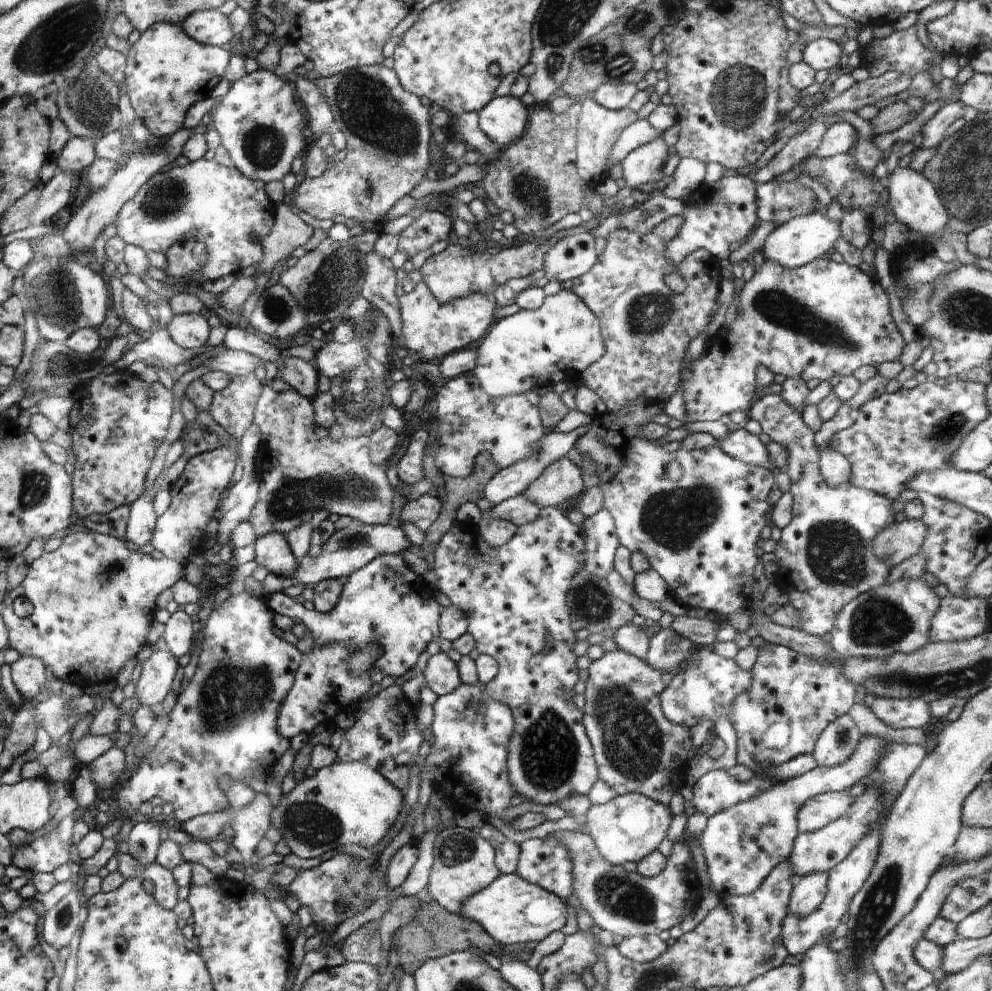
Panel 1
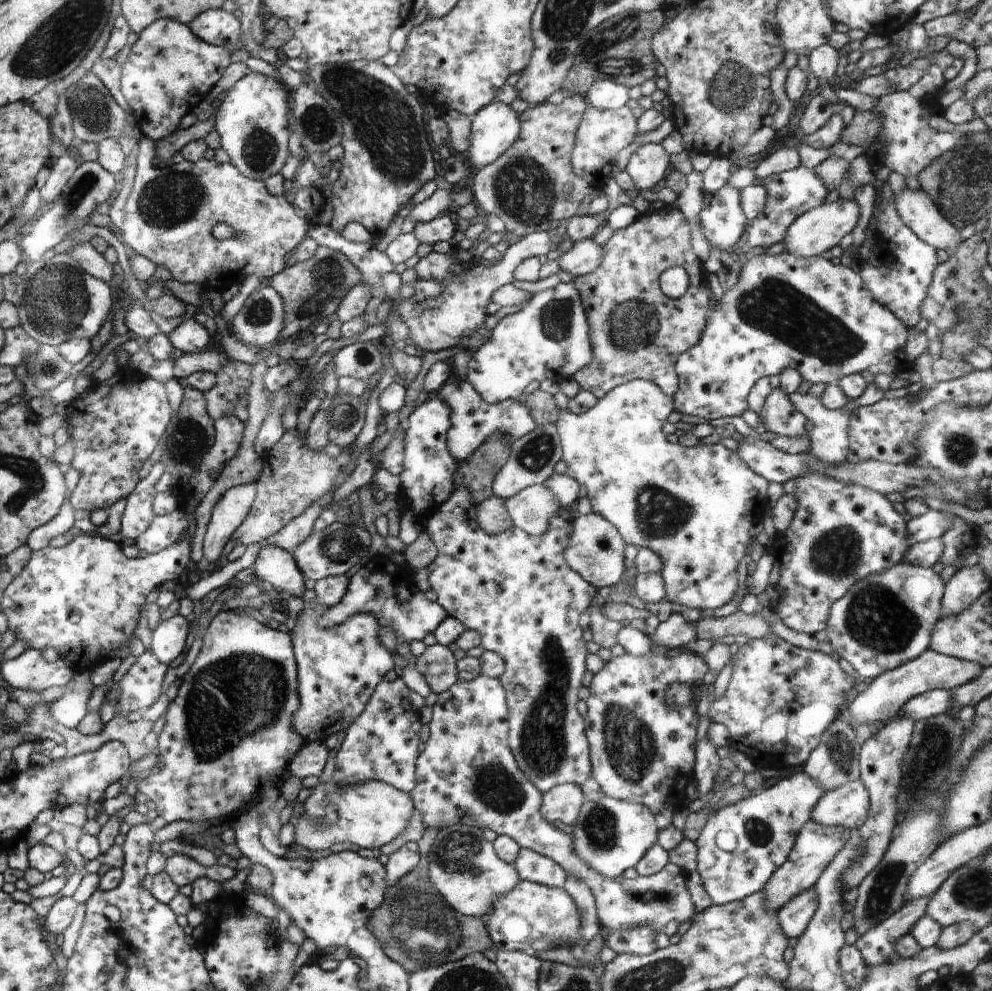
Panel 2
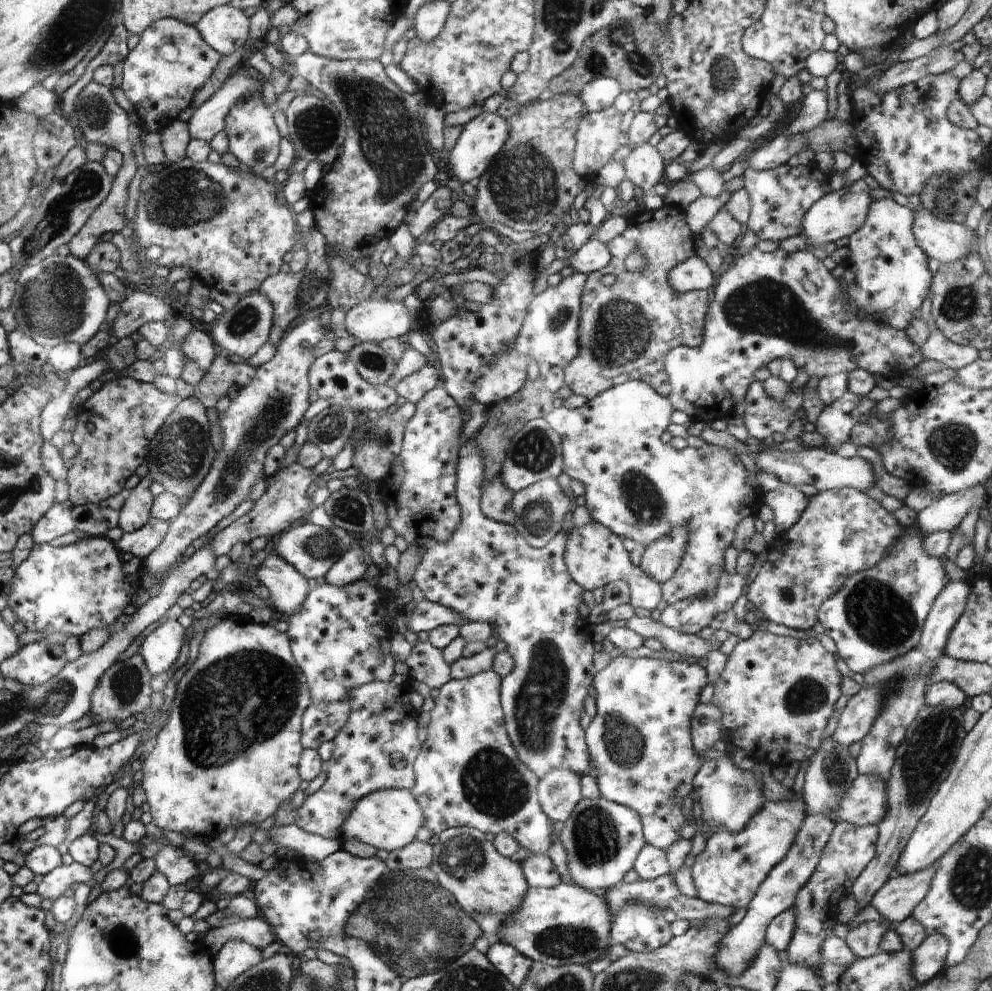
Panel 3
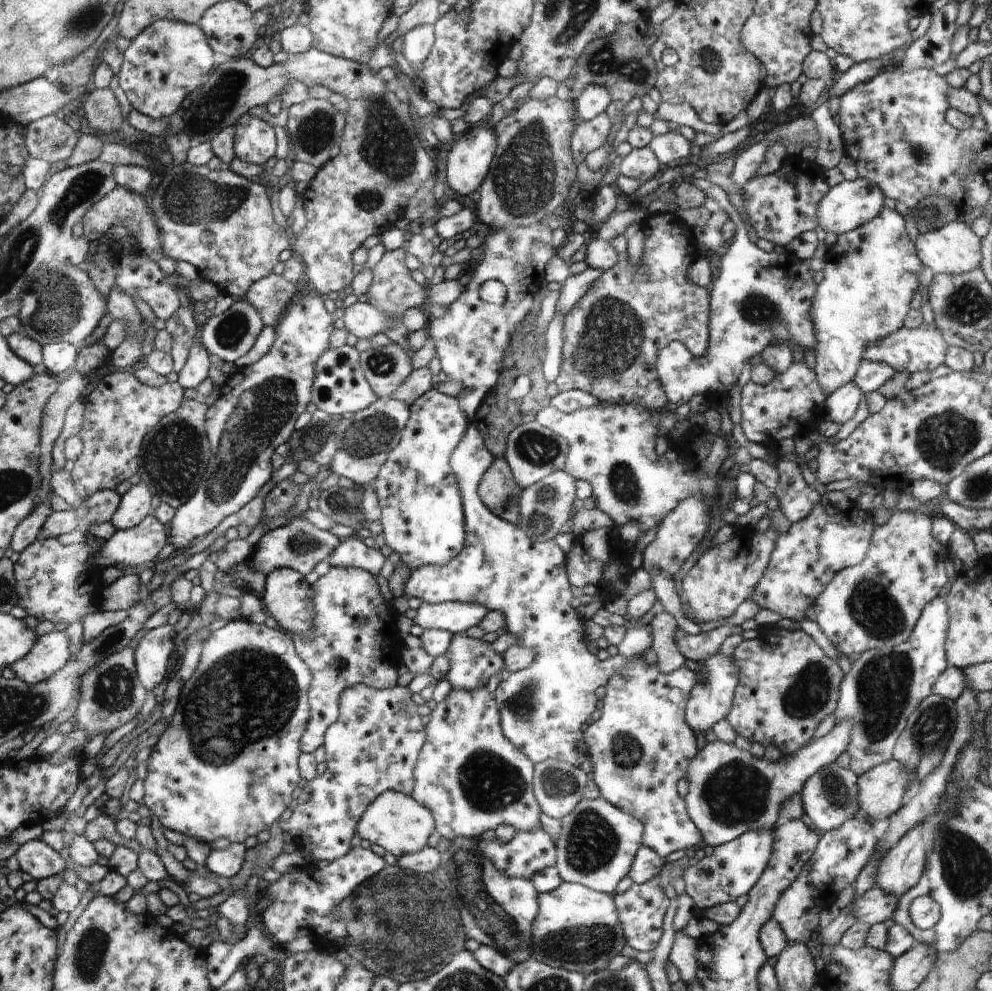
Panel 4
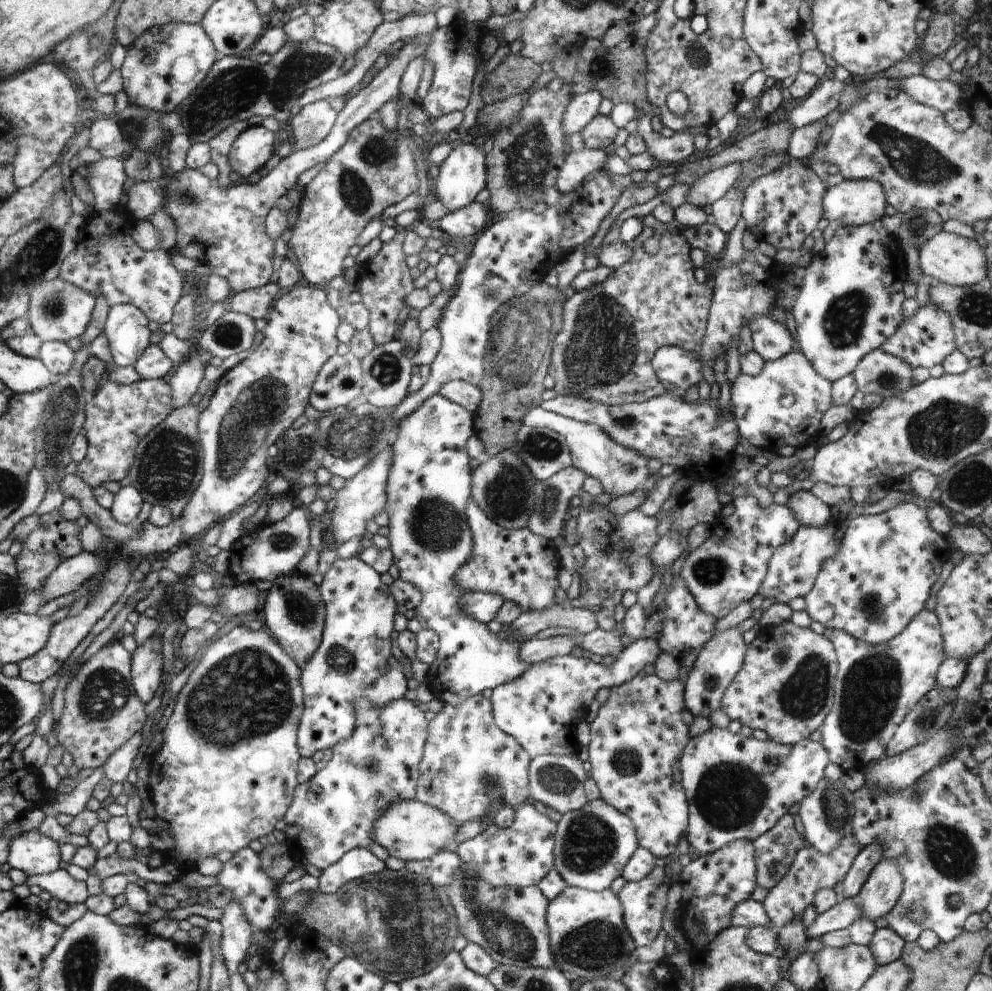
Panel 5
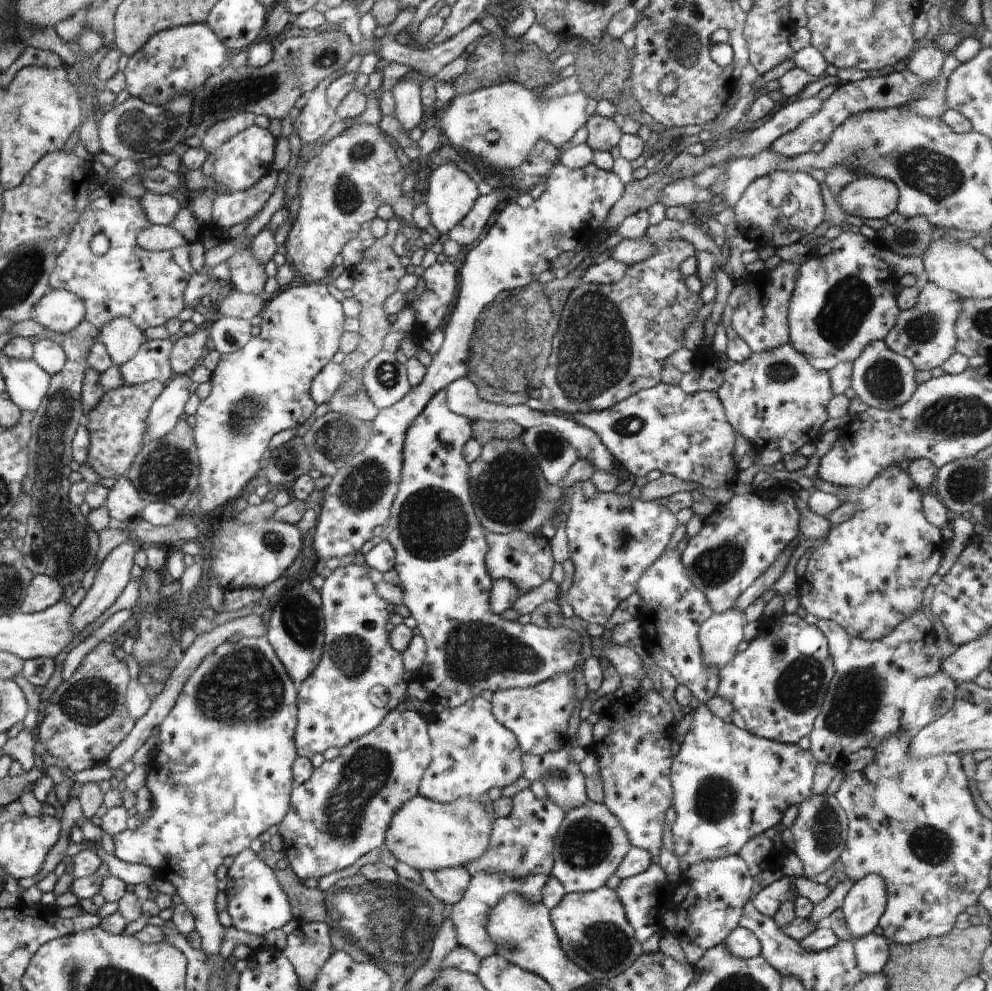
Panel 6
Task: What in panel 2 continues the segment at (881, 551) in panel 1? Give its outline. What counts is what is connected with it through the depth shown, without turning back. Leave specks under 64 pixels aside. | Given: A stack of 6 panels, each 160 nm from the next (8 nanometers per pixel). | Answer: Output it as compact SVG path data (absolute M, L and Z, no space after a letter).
M929 509L926 514L913 517L907 523L908 542L910 545L914 545L918 542L941 538L950 526L952 526L952 520L948 513Z

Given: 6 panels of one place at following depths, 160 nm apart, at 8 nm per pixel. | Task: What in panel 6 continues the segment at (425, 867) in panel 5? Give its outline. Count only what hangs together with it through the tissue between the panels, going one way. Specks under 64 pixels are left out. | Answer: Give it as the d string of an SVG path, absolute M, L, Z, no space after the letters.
M460 865L437 871L424 869L419 873L424 886L444 904L457 903L463 897L471 879L471 874Z

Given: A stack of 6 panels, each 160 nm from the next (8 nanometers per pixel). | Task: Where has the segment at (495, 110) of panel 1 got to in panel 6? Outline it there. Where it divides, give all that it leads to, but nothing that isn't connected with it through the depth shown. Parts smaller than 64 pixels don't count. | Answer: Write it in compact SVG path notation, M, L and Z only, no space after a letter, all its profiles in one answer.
M455 161L443 162L438 168L430 172L428 180L425 203L428 205L430 220L438 232L444 234L470 212L479 195L477 185Z

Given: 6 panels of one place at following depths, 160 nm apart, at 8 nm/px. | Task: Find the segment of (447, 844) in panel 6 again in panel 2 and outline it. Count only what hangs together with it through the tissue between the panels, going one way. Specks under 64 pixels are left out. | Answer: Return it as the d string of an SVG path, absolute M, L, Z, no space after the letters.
M326 780L324 784L318 783L301 804L302 812L298 816L294 814L294 805L287 805L281 814L283 823L292 820L294 824L294 843L310 852L328 850L341 842L359 846L360 849L380 849L404 832L415 810L409 793L378 780L340 786Z

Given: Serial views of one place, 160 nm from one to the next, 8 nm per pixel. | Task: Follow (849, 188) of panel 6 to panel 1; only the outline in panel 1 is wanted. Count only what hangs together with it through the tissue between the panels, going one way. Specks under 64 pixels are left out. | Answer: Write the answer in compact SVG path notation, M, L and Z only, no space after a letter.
M810 212L804 216L796 216L785 224L778 225L778 228L772 231L768 240L764 242L764 259L772 260L777 264L782 264L787 268L799 268L801 265L809 264L834 247L838 239L841 238L840 222L834 222L825 214L819 212Z

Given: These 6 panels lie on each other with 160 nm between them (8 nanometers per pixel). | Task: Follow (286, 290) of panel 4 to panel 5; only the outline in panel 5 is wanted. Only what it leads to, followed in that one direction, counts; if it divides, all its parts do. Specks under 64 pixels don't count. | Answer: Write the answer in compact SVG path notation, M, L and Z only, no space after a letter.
M268 283L264 286L232 293L226 300L226 308L230 311L247 314L250 318L267 318L268 312L272 310L280 292L280 284Z

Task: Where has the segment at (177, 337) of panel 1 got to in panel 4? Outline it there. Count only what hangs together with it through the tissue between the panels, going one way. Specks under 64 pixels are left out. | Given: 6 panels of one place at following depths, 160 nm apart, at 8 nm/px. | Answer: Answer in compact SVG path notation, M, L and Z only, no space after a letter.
M197 342L190 348L188 359L178 372L177 383L183 389L196 389L207 377L210 370L210 356Z

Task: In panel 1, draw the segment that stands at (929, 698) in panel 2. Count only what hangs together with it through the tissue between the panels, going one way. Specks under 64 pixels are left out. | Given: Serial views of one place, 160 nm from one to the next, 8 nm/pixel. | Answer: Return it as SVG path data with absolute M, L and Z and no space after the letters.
M875 697L869 707L874 715L894 729L922 728L932 718L930 703L924 698L879 698Z

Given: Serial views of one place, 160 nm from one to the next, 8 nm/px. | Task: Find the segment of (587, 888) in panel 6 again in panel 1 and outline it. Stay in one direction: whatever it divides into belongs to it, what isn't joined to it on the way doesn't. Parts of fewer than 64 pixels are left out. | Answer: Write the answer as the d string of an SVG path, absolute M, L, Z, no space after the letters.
M642 794L617 795L604 805L591 804L585 817L585 832L596 844L602 858L612 866L640 862L655 852L668 834L673 814L669 806L654 802Z

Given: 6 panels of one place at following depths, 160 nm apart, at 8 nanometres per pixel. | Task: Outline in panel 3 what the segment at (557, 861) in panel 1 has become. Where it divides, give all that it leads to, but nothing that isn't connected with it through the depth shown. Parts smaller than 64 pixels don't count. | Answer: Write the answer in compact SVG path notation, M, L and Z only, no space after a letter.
M532 853L520 862L521 870L530 888L554 888L563 883L560 872L544 853Z

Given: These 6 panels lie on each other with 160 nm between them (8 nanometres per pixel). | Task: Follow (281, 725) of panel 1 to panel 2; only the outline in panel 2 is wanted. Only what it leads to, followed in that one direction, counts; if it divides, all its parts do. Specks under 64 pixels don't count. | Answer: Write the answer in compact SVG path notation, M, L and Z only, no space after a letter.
M317 597L304 601L304 608L290 632L298 664L300 702L292 714L292 726L306 742L325 743L334 732L353 725L361 717L374 690L398 662L395 654L378 642L378 618L374 614L352 614L334 628L322 628L320 616L326 614L326 610L328 606Z

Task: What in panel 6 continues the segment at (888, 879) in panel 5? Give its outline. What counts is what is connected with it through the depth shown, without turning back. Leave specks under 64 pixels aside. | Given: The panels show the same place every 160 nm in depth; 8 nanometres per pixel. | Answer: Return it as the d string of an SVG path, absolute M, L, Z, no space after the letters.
M868 873L855 882L841 906L852 940L871 933L887 905L887 884L883 876Z

